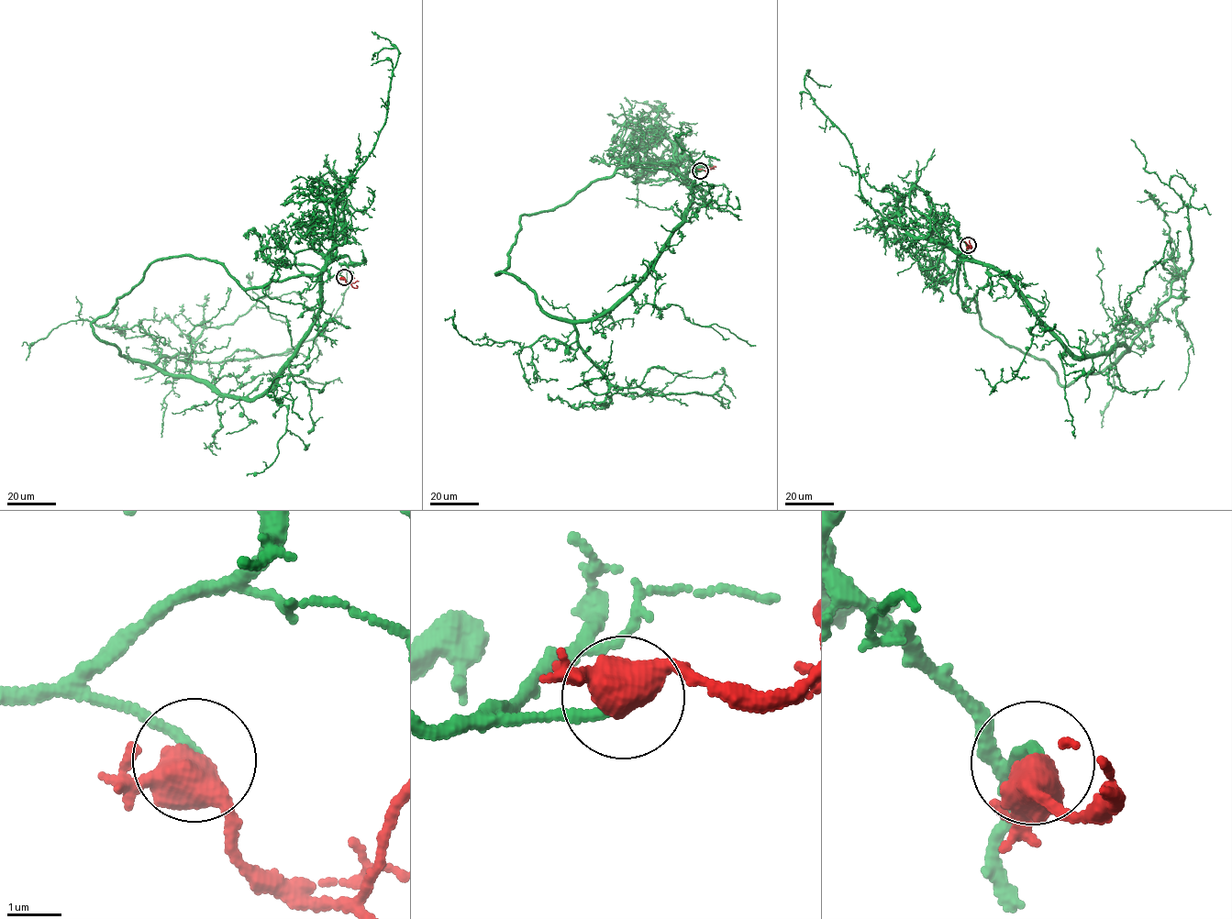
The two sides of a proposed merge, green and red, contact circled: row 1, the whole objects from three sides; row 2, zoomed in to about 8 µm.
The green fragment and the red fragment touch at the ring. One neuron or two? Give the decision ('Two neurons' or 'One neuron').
One neuron

